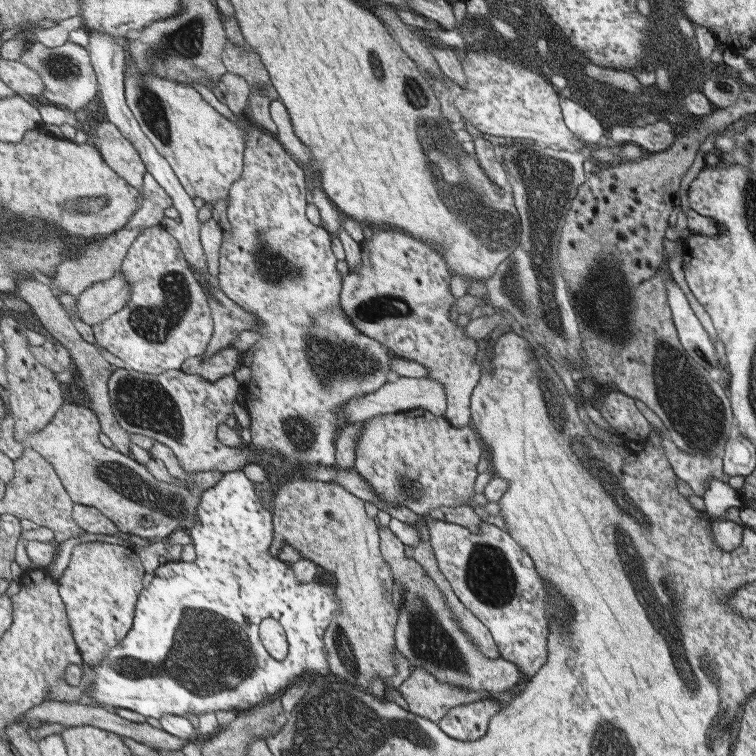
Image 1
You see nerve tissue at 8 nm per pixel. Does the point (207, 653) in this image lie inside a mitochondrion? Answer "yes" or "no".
yes

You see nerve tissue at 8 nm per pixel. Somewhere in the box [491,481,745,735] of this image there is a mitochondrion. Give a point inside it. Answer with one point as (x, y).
(709, 660)

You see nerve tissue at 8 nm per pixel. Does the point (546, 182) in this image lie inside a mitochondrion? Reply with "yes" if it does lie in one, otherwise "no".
yes

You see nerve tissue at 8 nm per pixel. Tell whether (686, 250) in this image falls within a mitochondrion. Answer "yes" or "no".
no

